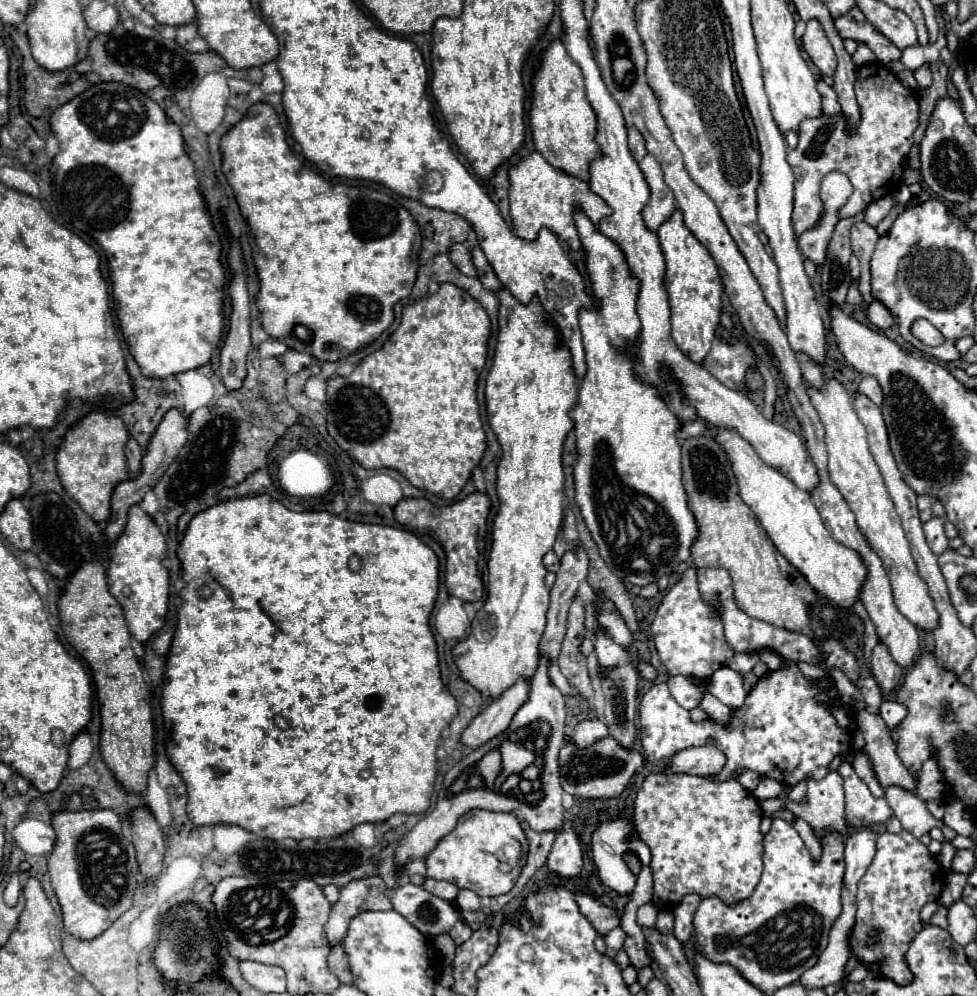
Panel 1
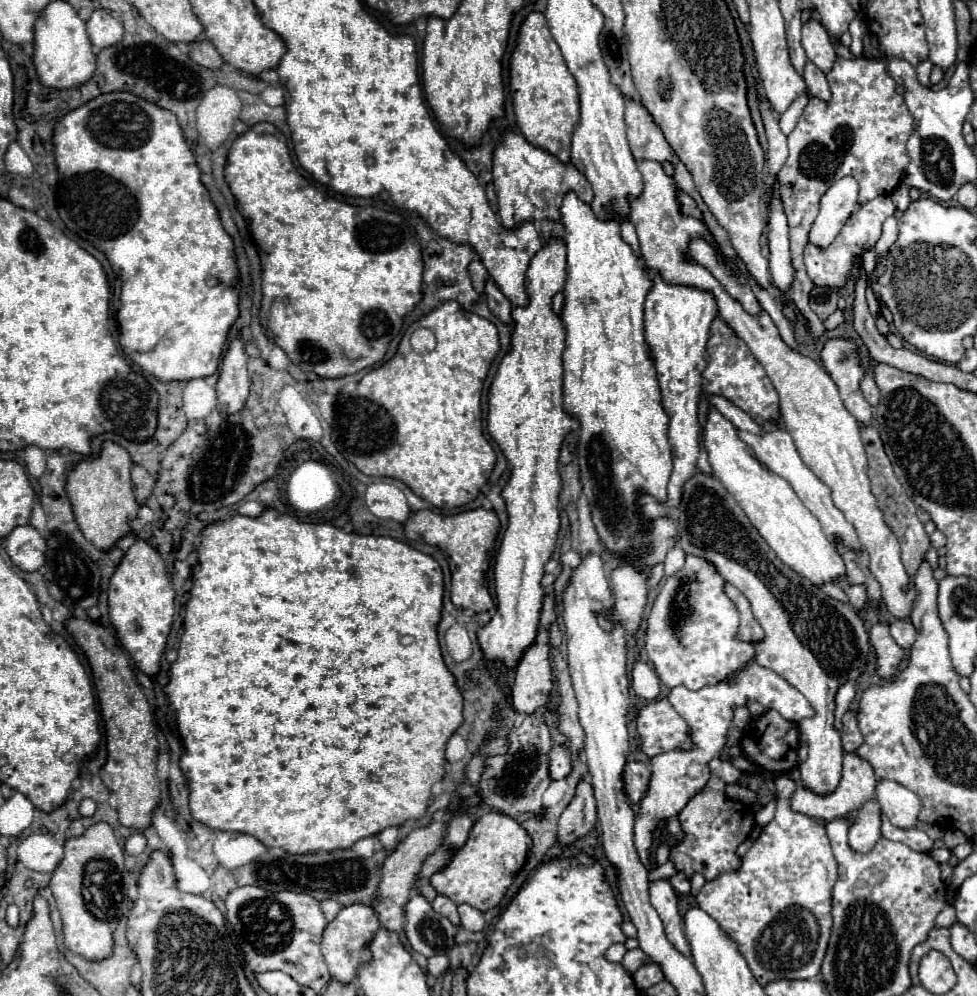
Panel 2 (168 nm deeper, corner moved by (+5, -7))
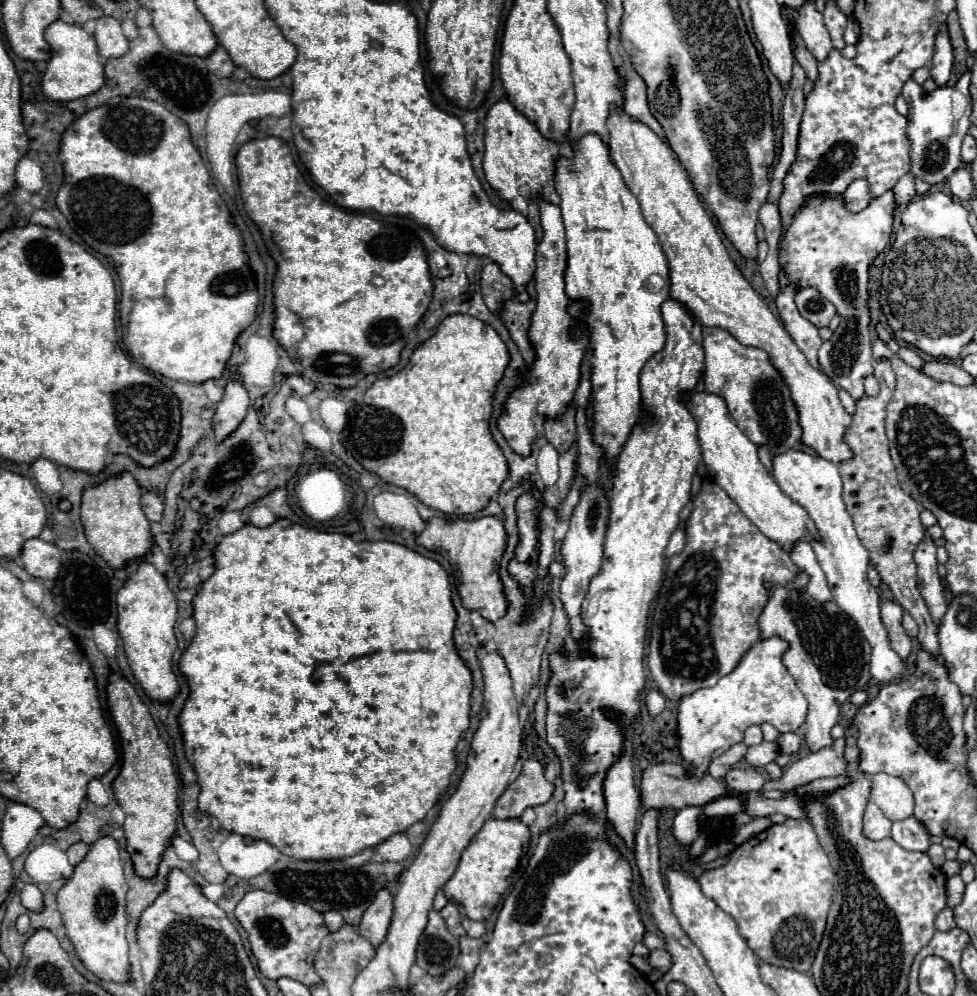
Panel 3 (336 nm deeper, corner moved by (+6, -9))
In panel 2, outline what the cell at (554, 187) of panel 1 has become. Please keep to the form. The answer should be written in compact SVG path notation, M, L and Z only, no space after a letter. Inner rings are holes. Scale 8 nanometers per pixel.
M507 132L501 136L501 144L495 148L493 154L493 184L499 198L499 216L501 224L507 230L515 230L525 222L533 220L553 220L559 222L559 206L567 192L579 194L583 202L593 200L591 184L585 180L573 164L561 164L549 152L529 144L521 134ZM547 192L553 198L547 198Z

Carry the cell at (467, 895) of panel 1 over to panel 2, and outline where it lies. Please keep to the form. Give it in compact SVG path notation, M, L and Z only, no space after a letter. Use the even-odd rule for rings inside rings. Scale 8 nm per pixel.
M459 904L457 910L459 910L459 916L461 916L461 926L463 928L467 928L471 932L483 930L485 920L483 920L483 912L481 910L477 910L477 908L469 906L469 904Z

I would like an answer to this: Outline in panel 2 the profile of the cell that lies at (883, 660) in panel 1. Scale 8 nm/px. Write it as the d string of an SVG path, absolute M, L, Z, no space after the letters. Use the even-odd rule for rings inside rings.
M885 622L875 624L869 630L869 638L871 638L871 644L873 644L875 654L877 654L877 662L875 662L877 676L883 678L883 680L893 678L899 662L905 656L905 650L895 644L895 640L889 634L889 626Z

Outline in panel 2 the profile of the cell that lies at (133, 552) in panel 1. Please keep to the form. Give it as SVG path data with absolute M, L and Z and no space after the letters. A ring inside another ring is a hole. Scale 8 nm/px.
M137 538L131 544L109 580L107 598L109 618L117 630L119 642L147 676L155 676L159 672L159 660L173 624L175 590L171 588L171 580L159 552L149 542Z

